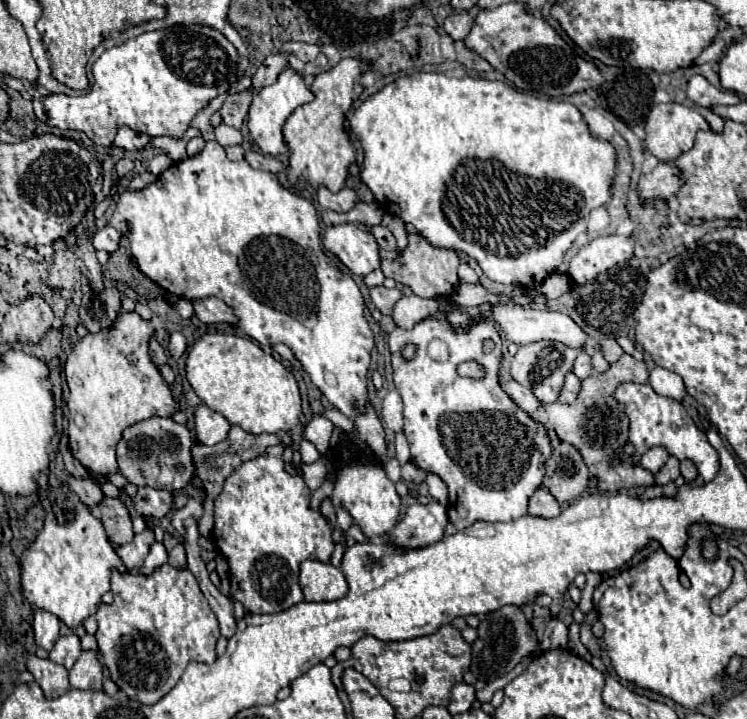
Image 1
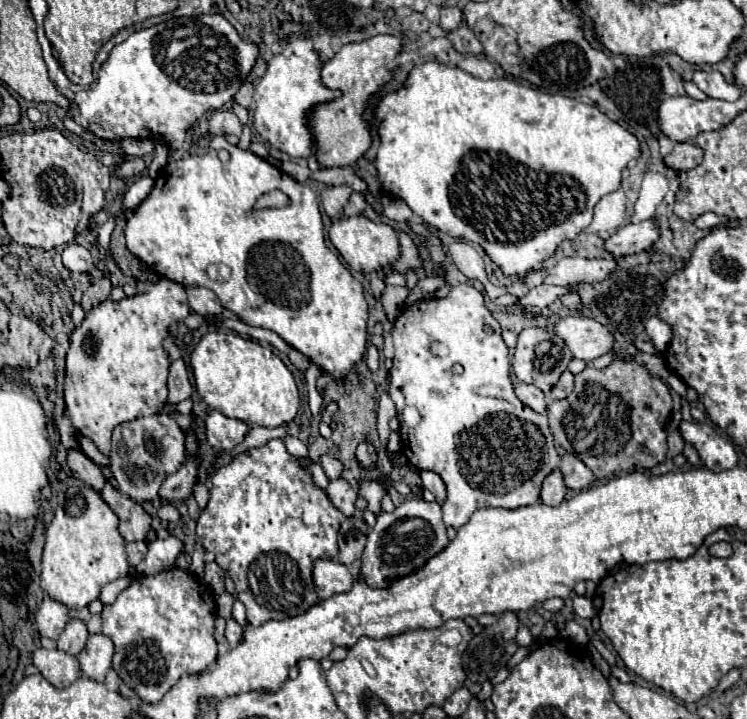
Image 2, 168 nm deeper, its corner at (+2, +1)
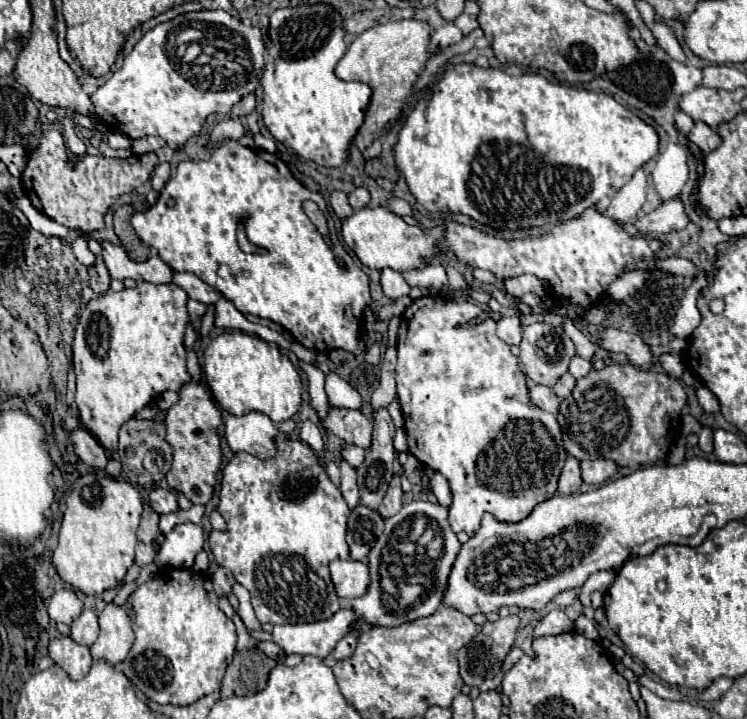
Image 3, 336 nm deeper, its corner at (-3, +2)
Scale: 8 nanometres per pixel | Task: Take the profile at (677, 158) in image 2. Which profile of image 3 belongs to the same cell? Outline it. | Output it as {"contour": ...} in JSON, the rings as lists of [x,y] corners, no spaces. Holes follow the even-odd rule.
{"contour":[[[698,122],[698,124],[694,126],[694,130],[688,134],[688,140],[694,142],[704,154],[712,152],[712,150],[722,142],[722,138],[716,134],[716,130],[712,130],[712,128],[710,128],[708,124],[704,124],[704,122]]]}

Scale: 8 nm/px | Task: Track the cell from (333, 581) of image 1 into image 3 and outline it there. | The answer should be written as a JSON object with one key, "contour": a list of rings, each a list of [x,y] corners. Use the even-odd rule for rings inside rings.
{"contour":[[[334,560],[330,564],[332,582],[340,598],[358,598],[368,590],[368,566],[356,560]]]}

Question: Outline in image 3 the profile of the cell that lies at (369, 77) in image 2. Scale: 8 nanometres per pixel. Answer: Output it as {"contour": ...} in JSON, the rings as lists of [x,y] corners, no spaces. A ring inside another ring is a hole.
{"contour":[[[398,20],[398,22],[386,22],[380,26],[374,26],[348,46],[348,52],[336,66],[336,76],[340,80],[358,80],[366,82],[372,88],[372,100],[364,118],[364,124],[360,132],[354,138],[354,144],[364,150],[368,148],[376,138],[388,132],[392,122],[398,118],[406,98],[412,94],[412,86],[416,84],[420,72],[424,70],[426,62],[430,60],[430,34],[432,28],[428,22],[422,20]]]}

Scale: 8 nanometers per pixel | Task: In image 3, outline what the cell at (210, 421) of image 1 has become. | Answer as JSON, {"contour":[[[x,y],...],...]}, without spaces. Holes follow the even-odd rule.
{"contour":[[[250,412],[244,416],[228,416],[224,428],[232,452],[248,452],[262,460],[270,460],[276,454],[276,436],[280,432],[266,414]]]}

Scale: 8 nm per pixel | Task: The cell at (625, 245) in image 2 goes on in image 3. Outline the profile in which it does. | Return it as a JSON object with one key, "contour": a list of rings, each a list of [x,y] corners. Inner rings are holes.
{"contour":[[[676,196],[662,202],[654,212],[644,214],[636,220],[636,228],[642,234],[668,234],[672,230],[682,230],[690,222],[684,202]]]}

